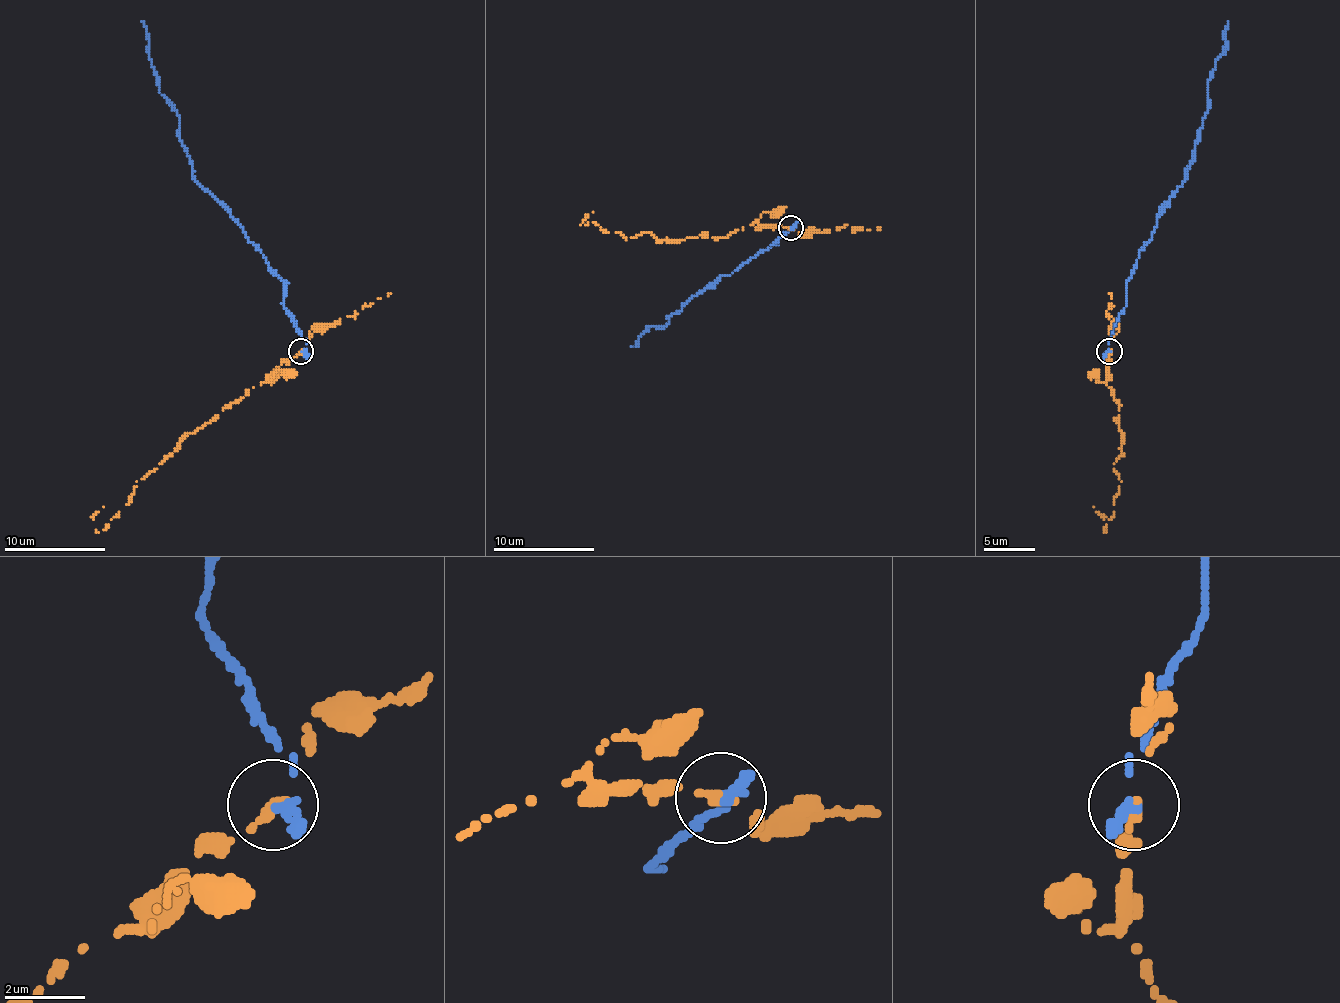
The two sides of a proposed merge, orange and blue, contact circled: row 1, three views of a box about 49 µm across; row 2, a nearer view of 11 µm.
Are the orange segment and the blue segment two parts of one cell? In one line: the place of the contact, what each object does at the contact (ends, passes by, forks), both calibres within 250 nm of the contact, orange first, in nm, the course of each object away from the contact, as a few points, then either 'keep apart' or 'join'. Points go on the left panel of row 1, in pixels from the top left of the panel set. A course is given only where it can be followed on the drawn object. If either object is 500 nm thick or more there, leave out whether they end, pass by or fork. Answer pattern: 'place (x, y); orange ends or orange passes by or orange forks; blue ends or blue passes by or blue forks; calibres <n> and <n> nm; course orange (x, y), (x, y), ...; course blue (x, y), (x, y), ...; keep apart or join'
place (301, 351); orange ends; blue ends; calibres 280 and 320 nm; course orange (301, 351), (190, 433), (157, 468), (136, 481), (129, 501), (98, 532), (93, 519), (103, 506); course blue (301, 351), (306, 339), (284, 306), (284, 280), (192, 174), (174, 108), (159, 92), (149, 34), (141, 21); keep apart

